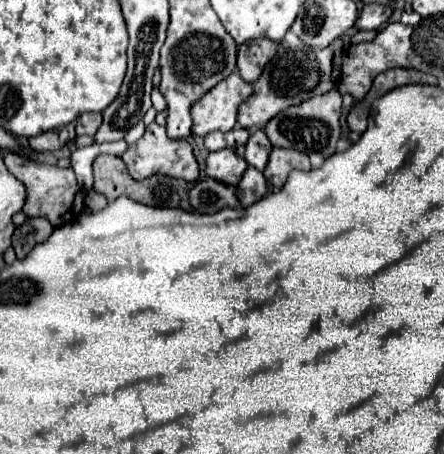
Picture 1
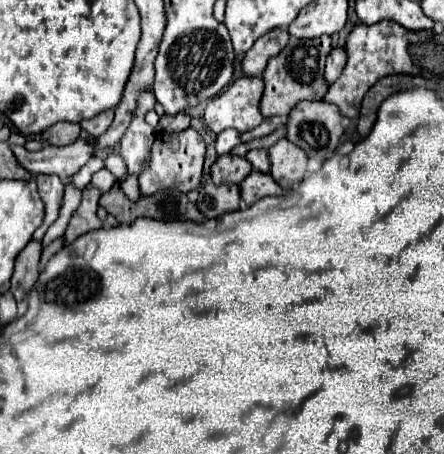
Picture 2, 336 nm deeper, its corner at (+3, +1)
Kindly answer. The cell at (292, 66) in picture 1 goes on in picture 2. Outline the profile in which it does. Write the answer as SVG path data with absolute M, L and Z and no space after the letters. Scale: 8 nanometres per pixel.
M321 36L321 38L289 38L289 44L269 60L265 72L263 72L263 82L265 82L265 92L261 98L261 114L265 118L269 116L287 116L299 102L303 100L321 100L327 92L329 86L325 86L323 80L323 68L325 68L325 58L331 52L331 38Z

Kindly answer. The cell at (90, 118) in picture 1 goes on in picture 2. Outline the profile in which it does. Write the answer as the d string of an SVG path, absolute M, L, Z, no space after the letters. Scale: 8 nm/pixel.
M105 110L105 112L97 114L97 116L91 118L91 120L83 120L83 122L81 122L81 128L83 128L89 136L97 138L97 136L101 136L101 134L109 128L111 122L113 122L113 110Z

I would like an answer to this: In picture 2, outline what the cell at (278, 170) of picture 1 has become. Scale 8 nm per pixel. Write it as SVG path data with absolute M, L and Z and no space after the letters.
M281 138L275 146L269 148L269 158L271 158L271 176L285 192L305 178L307 156L287 138Z

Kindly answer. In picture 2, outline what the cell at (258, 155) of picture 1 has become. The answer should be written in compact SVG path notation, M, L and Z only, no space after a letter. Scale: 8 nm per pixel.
M265 148L249 150L245 158L253 164L253 168L255 168L255 170L259 170L259 172L269 172L271 162L269 162L269 154L267 154L267 150L265 150Z

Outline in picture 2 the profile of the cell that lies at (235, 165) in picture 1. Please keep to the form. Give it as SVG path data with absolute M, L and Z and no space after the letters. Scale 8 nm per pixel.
M223 154L213 162L211 178L213 178L215 184L225 184L225 182L239 184L241 180L245 180L245 176L251 170L253 170L253 166L249 164L247 158L233 156L233 154Z

